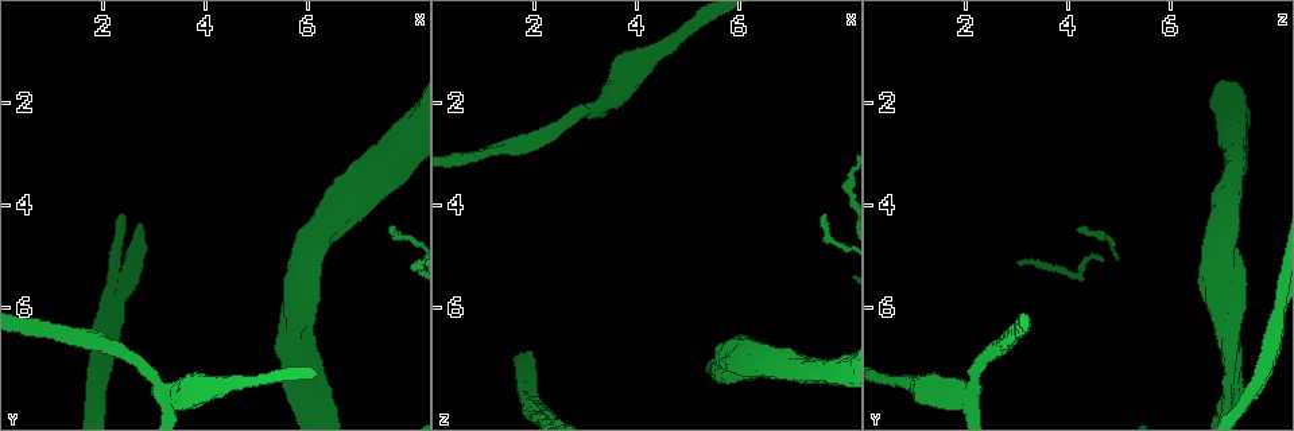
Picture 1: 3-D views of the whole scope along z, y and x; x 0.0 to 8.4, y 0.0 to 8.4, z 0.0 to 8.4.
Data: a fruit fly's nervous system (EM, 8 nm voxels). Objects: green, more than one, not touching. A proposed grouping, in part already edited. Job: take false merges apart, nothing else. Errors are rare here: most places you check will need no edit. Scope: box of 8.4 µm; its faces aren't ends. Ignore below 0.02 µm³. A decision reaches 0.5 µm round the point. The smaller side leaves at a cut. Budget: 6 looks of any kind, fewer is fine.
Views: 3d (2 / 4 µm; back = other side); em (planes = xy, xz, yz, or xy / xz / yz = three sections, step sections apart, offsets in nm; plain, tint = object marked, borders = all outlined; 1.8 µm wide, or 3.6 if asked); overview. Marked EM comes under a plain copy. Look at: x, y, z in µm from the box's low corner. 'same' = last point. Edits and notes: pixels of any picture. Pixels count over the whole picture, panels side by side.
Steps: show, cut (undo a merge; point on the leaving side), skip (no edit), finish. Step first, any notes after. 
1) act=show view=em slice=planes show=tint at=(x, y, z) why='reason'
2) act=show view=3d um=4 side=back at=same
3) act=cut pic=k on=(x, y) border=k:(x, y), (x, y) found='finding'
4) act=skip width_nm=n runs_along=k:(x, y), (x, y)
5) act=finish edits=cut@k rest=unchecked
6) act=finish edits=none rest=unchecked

act=show view=3d um=4 at=(7.65, 3.05, 7.30) why='three-way junction'

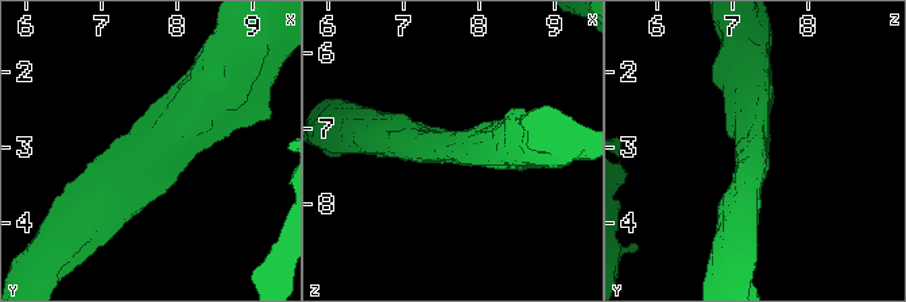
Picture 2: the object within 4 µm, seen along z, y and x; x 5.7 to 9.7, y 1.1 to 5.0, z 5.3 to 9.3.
act=show view=em slice=planes show=tint at=(7.65, 2.95, 7.25)

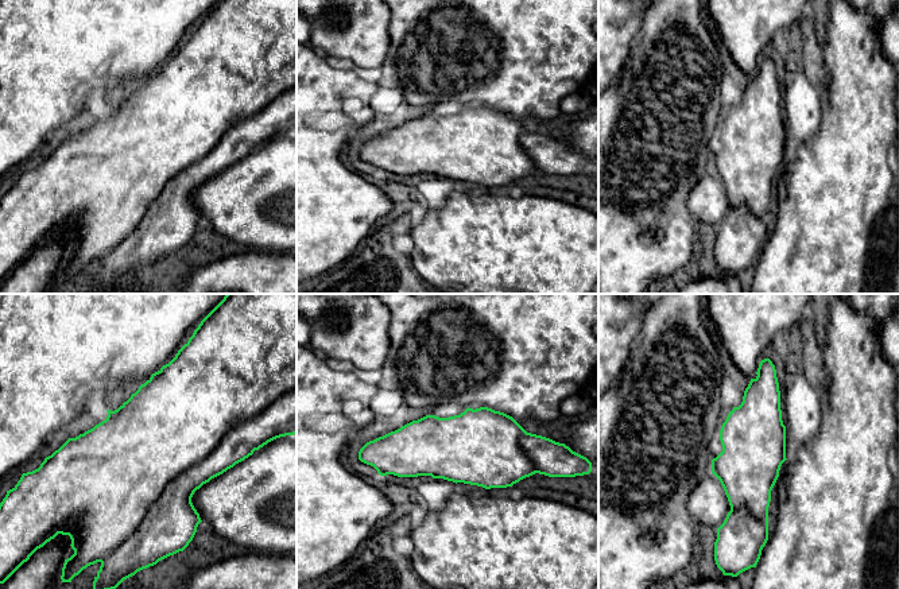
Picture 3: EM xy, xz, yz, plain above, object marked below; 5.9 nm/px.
act=skip runs_along=3:(764, 365), (743, 526) found='continuous, no second cell'

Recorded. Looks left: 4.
act=show view=3d um=2 at=(6.00, 4.85, 7.05) why='abrupt turn'

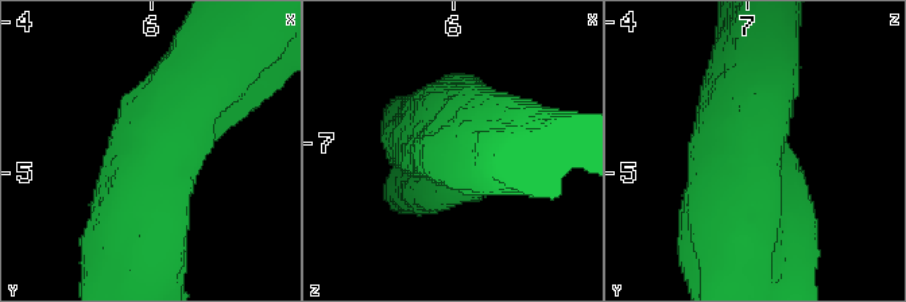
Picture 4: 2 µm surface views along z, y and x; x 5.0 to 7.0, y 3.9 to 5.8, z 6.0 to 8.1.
act=show view=em slice=planes show=tint at=(6.00, 4.86, 7.02)

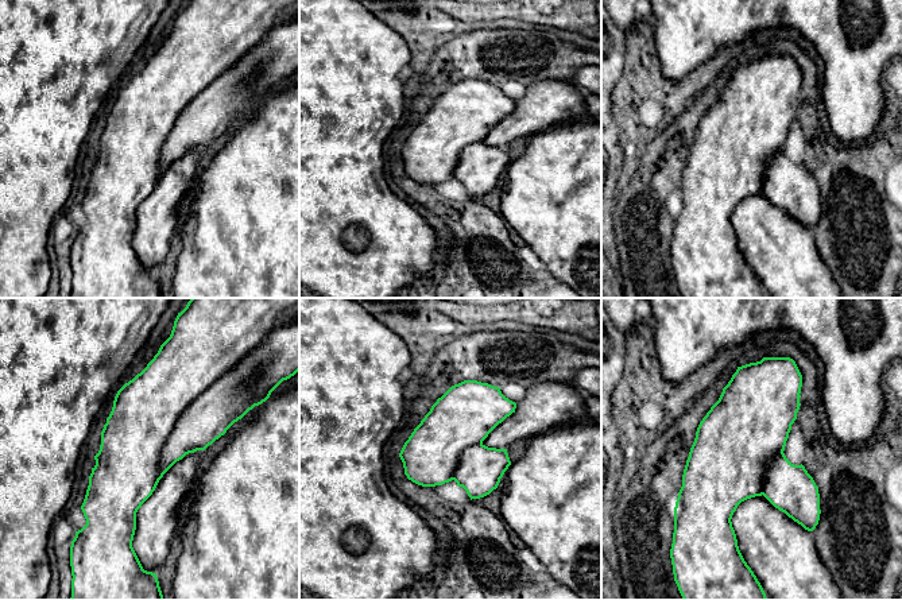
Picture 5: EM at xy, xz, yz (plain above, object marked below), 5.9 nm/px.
act=skip found='all the same cell'

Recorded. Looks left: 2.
act=show view=3d um=4 side=back at=(5.80, 6.80, 7.20) why='arms part here'

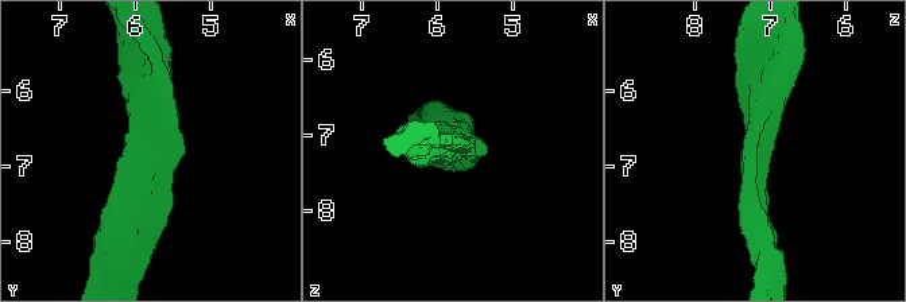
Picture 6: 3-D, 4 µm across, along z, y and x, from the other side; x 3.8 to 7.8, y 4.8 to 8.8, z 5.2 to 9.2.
act=show view=em slice=planes show=tint at=(5.75, 6.85, 7.15)

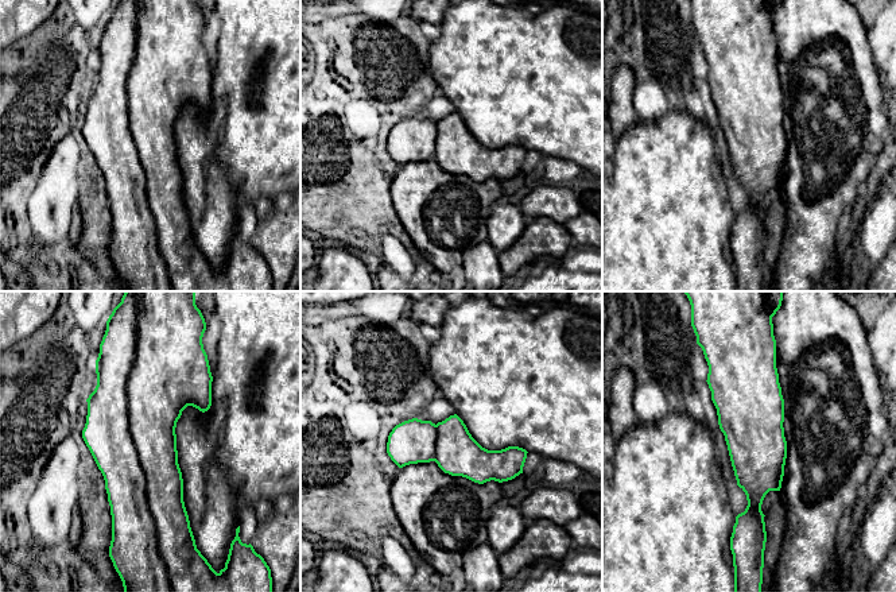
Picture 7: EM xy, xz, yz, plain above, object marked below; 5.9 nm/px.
act=skip width_nm=280 runs_along=7:(391, 438), (519, 469) found='all the same cell'

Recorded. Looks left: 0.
act=finish edits=none rest=unchecked

